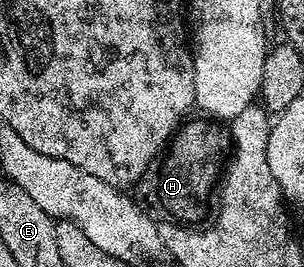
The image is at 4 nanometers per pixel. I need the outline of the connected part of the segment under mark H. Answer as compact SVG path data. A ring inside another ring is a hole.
M190 117L179 126L174 132L169 143L144 169L140 181L132 188L132 198L138 207L155 223L174 223L177 225L198 225L201 219L209 220L216 207L216 192L220 187L220 180L223 178L224 168L228 163L228 156L232 151L232 140L229 130L221 122L210 117L194 119Z

